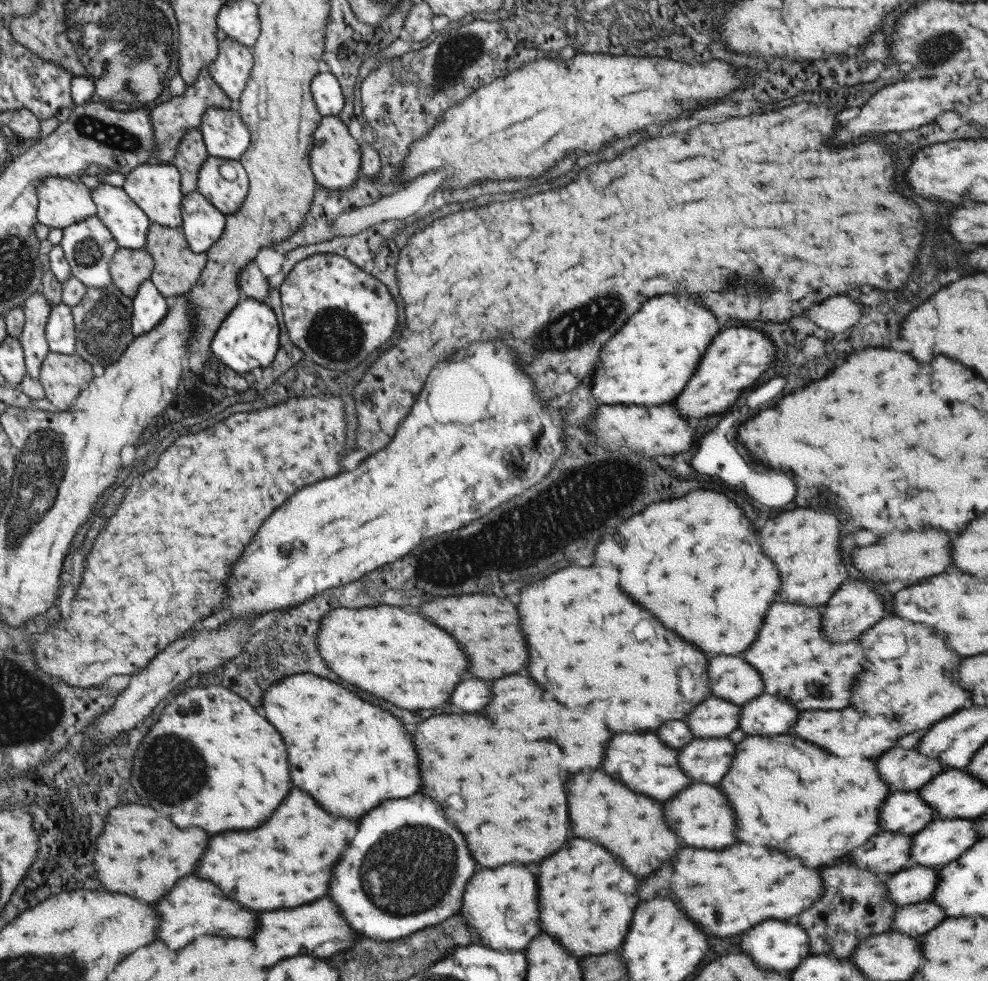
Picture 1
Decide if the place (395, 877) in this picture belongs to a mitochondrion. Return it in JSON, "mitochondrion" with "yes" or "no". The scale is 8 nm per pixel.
{"mitochondrion":"yes"}

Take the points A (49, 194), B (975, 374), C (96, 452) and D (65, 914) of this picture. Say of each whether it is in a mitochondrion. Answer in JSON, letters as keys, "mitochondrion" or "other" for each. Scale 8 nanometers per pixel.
{"A":"other","B":"other","C":"other","D":"other"}

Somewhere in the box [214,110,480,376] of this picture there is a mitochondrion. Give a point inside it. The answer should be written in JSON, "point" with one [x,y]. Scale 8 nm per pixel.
{"point":[335,334]}

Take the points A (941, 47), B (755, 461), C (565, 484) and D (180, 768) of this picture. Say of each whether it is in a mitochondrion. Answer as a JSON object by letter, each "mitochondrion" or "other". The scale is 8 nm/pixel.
{"A":"mitochondrion","B":"other","C":"mitochondrion","D":"mitochondrion"}

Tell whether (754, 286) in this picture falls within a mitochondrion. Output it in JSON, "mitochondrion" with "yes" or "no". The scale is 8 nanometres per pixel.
{"mitochondrion":"yes"}

